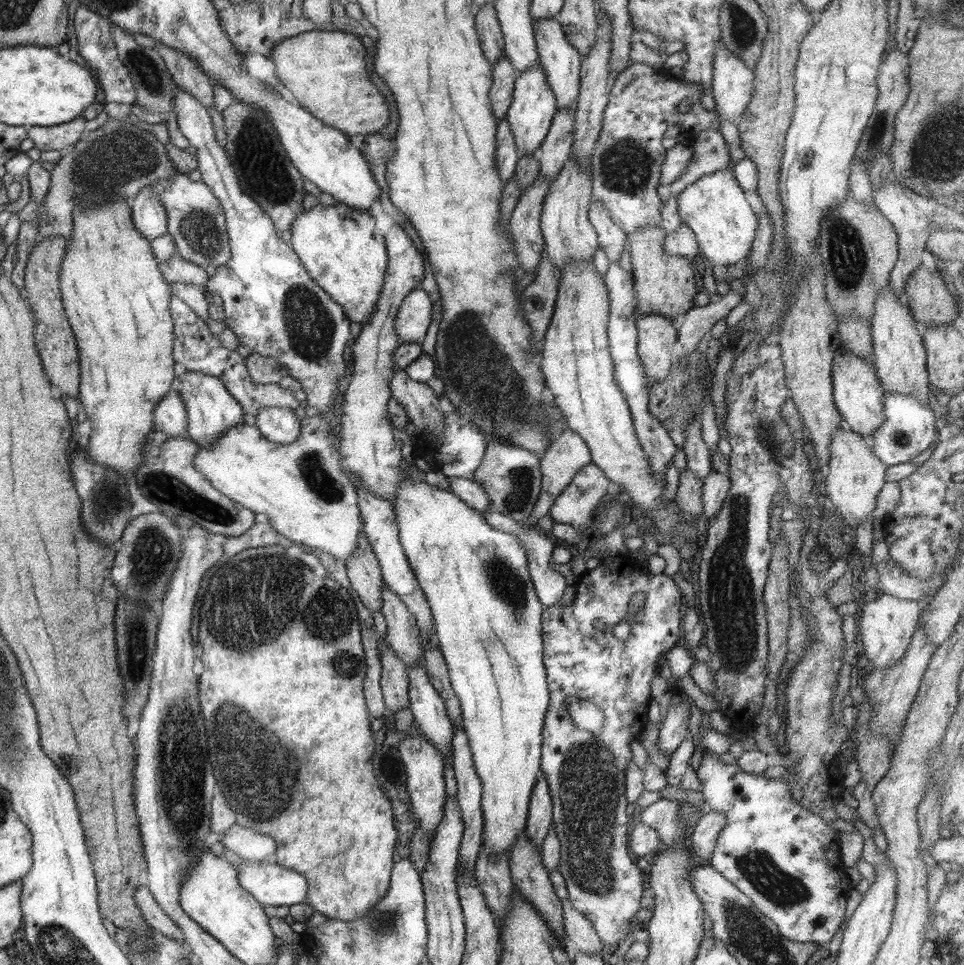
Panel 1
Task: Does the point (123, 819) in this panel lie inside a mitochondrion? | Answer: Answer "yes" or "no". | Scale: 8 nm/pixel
no

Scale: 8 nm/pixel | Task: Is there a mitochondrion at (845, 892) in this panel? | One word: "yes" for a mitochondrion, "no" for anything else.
no

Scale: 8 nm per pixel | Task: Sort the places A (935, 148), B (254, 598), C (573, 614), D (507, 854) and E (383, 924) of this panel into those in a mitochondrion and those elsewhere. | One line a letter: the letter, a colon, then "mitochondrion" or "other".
A: mitochondrion
B: mitochondrion
C: other
D: other
E: mitochondrion

